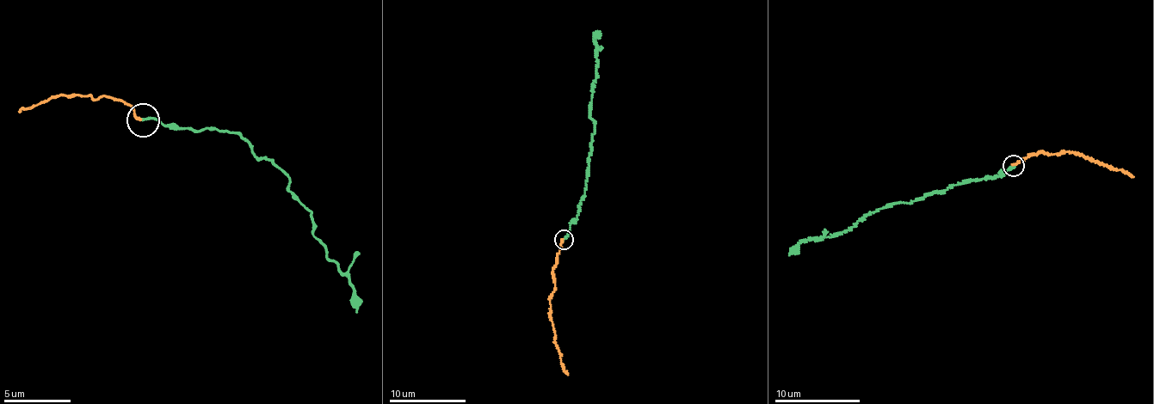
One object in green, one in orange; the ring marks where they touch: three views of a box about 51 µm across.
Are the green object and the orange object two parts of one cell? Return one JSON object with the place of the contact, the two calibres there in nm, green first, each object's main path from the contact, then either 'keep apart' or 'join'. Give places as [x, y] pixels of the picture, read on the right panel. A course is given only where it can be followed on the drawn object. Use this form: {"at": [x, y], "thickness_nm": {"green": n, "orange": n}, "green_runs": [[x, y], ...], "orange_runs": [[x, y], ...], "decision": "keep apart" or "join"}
{"at": [1014, 166], "thickness_nm": {"green": 180, "orange": 180}, "green_runs": [[1013, 165], [996, 177], [950, 186], [868, 212], [842, 232], [802, 241], [789, 255]], "orange_runs": [[1013, 165], [1042, 152], [1070, 151], [1133, 177]], "decision": "join"}

